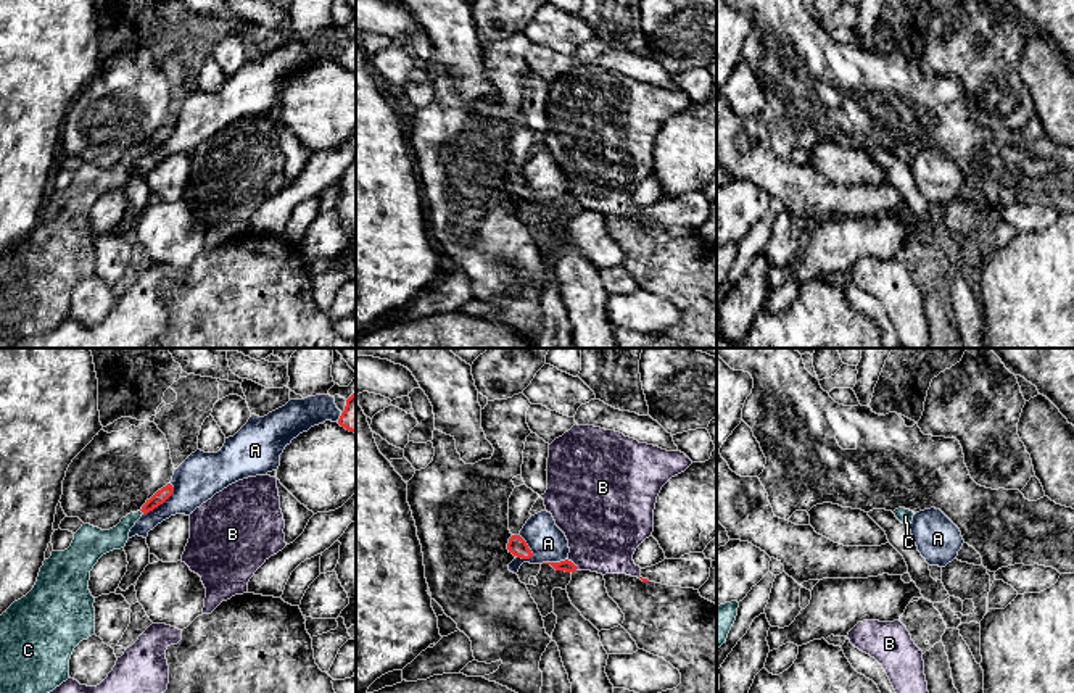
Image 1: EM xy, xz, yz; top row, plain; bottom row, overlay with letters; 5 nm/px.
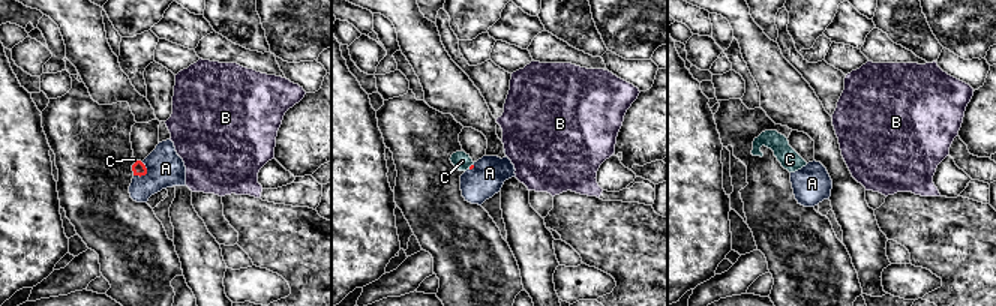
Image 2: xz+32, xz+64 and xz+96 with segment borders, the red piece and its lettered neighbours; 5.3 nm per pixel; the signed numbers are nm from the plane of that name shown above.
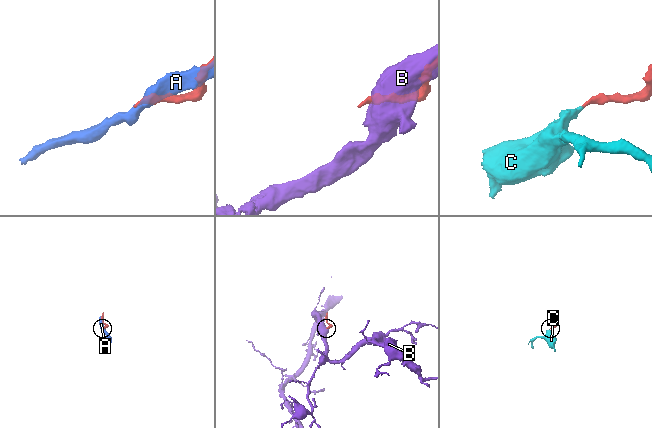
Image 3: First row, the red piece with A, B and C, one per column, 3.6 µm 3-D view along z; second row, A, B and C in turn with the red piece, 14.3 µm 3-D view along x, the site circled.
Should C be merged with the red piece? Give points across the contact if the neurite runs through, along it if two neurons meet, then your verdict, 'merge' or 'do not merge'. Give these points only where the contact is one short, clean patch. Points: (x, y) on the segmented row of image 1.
way xy (160, 497), (142, 511), (110, 540), (103, 542); merge

